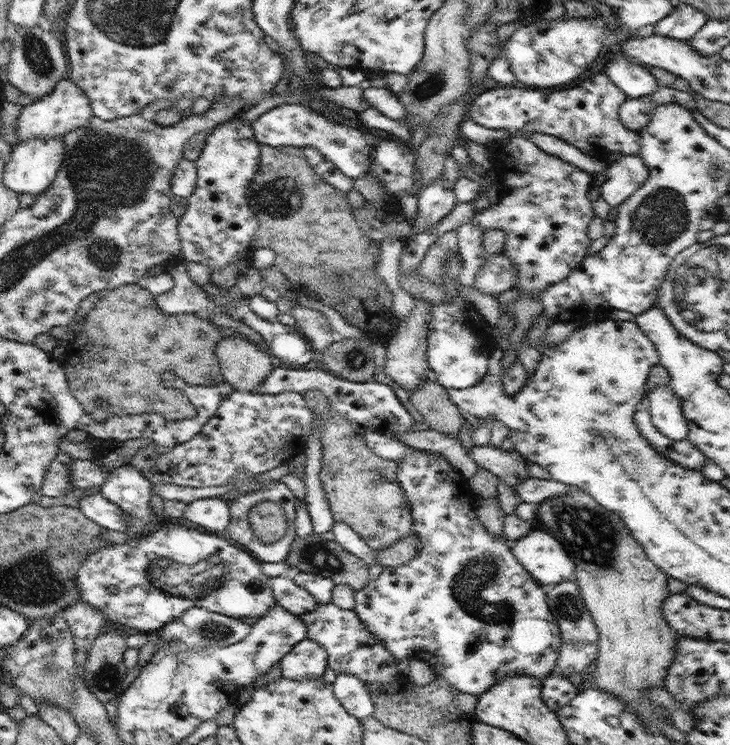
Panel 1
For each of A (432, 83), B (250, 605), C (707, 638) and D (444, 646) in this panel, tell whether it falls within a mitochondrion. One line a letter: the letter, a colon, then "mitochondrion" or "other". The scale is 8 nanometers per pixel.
A: mitochondrion
B: other
C: other
D: other

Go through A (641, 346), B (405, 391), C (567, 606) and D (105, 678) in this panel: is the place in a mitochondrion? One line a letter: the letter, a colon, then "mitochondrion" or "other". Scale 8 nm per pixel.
A: other
B: other
C: mitochondrion
D: mitochondrion

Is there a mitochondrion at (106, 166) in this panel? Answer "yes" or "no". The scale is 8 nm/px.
yes

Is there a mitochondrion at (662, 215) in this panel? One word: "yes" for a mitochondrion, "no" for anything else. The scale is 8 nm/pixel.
yes

